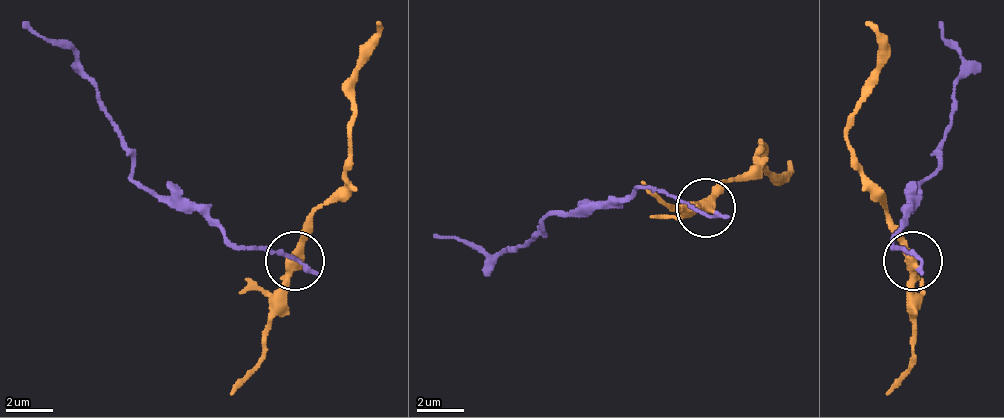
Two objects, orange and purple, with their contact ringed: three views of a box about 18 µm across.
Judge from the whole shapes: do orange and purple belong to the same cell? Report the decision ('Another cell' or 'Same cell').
Another cell

